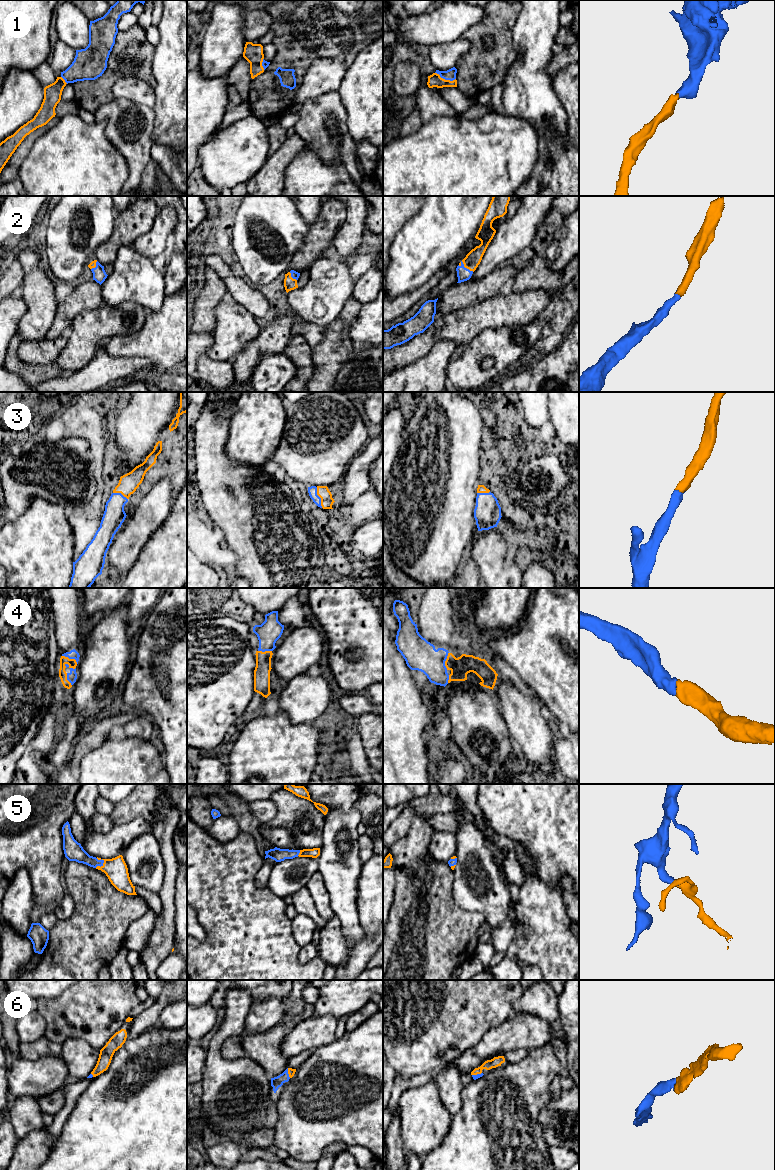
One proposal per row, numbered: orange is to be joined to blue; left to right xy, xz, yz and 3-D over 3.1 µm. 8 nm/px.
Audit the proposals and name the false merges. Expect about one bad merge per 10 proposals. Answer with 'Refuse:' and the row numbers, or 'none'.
Refuse: none

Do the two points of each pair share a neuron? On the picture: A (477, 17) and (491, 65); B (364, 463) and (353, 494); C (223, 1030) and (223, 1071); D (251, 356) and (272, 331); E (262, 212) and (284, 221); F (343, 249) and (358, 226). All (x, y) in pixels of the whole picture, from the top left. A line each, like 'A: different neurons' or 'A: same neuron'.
A: different neurons
B: same neuron
C: same neuron
D: same neuron
E: same neuron
F: same neuron

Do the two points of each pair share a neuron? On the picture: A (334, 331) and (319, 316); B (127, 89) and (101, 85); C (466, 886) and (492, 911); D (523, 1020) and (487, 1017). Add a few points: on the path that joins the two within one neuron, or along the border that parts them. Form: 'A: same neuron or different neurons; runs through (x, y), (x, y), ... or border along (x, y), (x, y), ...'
A: different neurons; border along (342, 306), (339, 314), (323, 328)
B: different neurons; border along (133, 76), (121, 78), (114, 84), (114, 97)
C: same neuron; runs through (472, 891), (486, 905)
D: different neurons; border along (514, 1012), (487, 1032)

